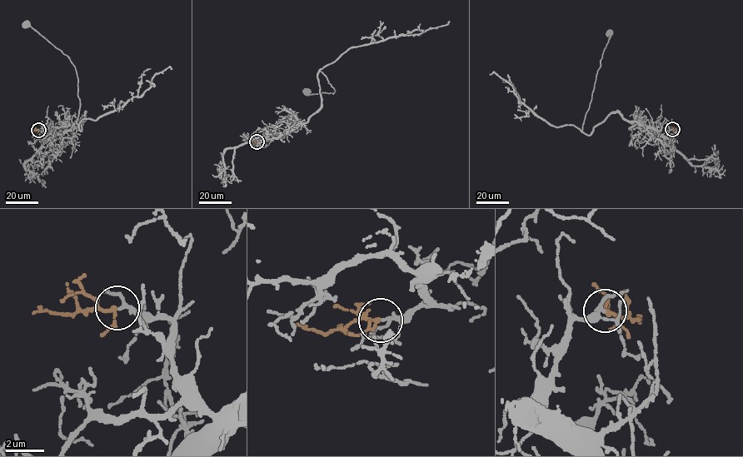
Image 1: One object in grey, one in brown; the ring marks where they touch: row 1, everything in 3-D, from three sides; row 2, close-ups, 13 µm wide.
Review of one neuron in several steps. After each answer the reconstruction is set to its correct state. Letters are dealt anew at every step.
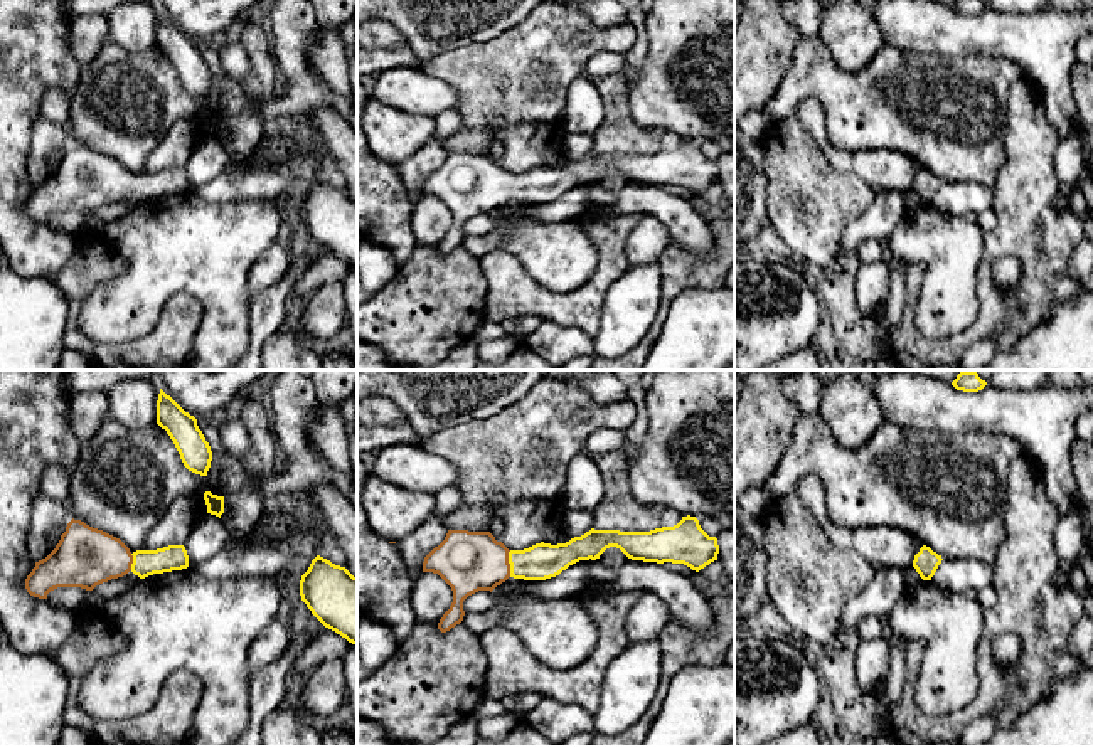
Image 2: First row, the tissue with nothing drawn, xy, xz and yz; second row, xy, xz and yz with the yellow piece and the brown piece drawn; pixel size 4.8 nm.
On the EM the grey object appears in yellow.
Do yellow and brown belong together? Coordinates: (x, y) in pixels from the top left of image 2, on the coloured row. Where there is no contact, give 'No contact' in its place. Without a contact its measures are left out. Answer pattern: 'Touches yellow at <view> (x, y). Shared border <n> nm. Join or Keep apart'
Touches yellow at xz (509, 562). Shared border 130 nm. Join

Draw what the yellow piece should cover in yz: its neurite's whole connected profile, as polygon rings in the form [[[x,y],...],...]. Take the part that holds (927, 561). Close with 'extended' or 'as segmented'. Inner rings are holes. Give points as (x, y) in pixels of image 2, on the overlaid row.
[[[923,545],[914,555],[913,567],[923,580],[931,580],[941,560],[941,555]]] | as segmented

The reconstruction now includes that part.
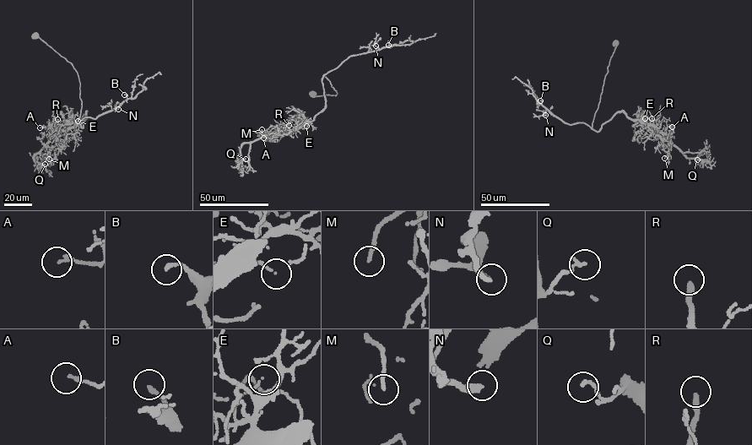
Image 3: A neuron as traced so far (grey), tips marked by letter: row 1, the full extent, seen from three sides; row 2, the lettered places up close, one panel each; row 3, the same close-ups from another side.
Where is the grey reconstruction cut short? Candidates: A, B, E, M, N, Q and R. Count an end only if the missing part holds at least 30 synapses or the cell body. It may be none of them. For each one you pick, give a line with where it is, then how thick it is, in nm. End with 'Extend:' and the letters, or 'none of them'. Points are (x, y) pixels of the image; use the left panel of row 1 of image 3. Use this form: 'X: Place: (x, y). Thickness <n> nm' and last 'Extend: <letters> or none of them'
M: Place: (49, 159). Thickness 170 nm
N: Place: (118, 109). Thickness 280 nm
R: Place: (57, 119). Thickness 260 nm
Extend: M, N, R

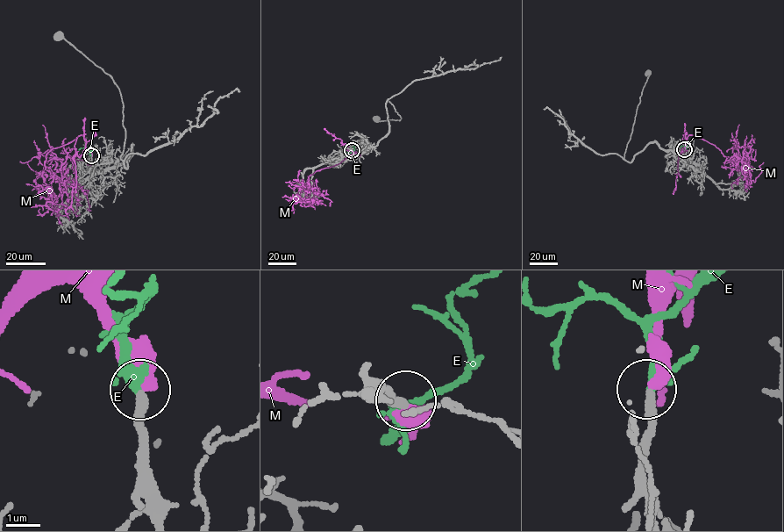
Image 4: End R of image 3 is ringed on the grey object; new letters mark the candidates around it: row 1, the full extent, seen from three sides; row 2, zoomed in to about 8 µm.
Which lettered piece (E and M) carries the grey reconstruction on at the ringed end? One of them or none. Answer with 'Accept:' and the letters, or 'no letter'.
Accept: E

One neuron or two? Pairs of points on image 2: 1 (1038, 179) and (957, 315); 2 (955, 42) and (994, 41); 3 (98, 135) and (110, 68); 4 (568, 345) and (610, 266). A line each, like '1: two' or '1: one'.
1: two
2: one
3: one
4: two

